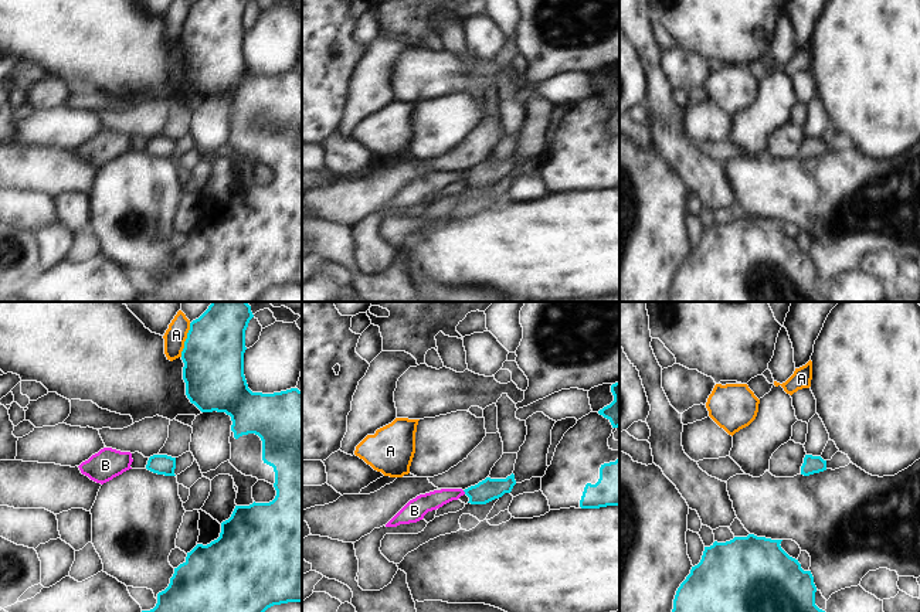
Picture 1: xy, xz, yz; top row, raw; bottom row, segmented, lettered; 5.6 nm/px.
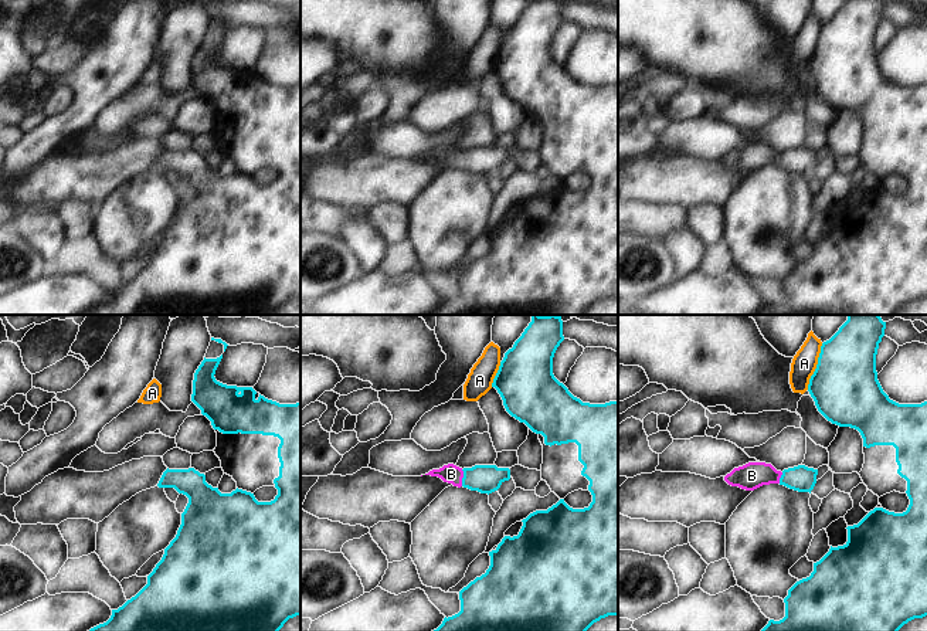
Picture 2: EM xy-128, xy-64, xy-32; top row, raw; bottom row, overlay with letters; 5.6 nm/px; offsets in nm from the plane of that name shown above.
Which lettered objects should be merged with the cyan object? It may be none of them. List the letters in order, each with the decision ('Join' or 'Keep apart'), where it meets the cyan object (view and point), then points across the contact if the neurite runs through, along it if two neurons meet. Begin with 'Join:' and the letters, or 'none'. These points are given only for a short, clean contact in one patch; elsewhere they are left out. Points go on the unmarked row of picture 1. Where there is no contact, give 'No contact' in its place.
Join: B
A: Keep apart. Touches cyan at xy (186, 23)
B: Join. Touches cyan at xz (464, 173). Path across: xz (489, 172), (464, 173), (433, 183)

